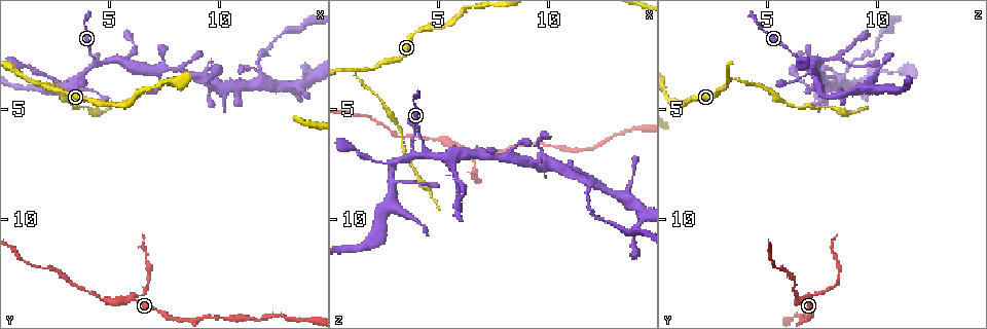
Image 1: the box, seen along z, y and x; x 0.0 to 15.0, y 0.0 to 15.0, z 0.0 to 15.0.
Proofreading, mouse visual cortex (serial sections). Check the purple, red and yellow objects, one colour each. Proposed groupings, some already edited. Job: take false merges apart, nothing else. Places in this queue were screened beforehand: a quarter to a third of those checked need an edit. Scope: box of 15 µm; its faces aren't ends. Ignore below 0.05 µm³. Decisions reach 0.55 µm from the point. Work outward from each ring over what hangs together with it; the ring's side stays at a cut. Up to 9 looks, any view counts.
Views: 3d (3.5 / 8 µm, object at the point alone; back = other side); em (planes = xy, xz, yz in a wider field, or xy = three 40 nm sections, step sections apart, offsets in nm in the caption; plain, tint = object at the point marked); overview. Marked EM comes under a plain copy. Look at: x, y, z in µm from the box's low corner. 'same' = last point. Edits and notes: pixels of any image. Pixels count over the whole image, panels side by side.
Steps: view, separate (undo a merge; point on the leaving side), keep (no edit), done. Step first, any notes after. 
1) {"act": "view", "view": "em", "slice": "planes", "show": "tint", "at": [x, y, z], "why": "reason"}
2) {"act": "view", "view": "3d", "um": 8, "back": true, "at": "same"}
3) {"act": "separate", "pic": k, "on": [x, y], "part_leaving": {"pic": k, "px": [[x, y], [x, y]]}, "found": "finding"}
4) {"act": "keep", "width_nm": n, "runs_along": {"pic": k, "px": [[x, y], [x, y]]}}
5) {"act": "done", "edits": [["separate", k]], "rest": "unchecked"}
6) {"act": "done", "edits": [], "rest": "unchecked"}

{"act": "view", "view": "3d", "um": 3.5, "back": true, "at": [1.4, 3.7, 3.1], "why": "branch point"}

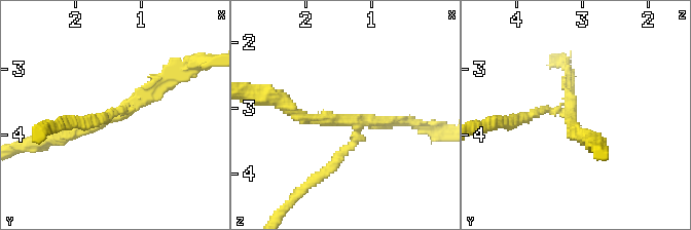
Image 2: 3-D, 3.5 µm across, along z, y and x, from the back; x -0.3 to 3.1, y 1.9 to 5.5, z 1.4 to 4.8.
{"act": "view", "view": "em", "slice": "xy", "step": 5, "show": "tint", "at": [1.30, 3.70, 3.15], "arms": 3, "arm_widths_nm": [150, 150, 200], "why": "shape alone is not enough"}

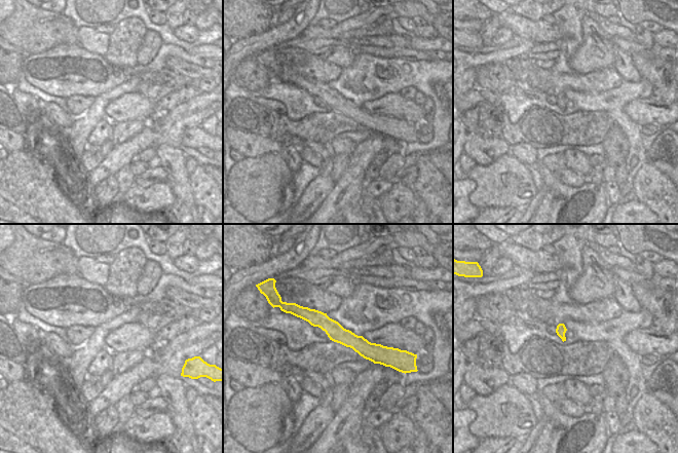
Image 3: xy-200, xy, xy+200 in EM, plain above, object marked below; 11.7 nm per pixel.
{"act": "separate", "pic": 2, "on": [334, 159], "part_leaving": {"pic": 2, "px": [[357, 132], [340, 159], [290, 201]]}, "found": "a second cell is stuck on"}

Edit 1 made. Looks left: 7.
{"act": "view", "view": "3d", "um": 3.5, "at": [4.4, 2.8, 6.8], "why": "a fork"}

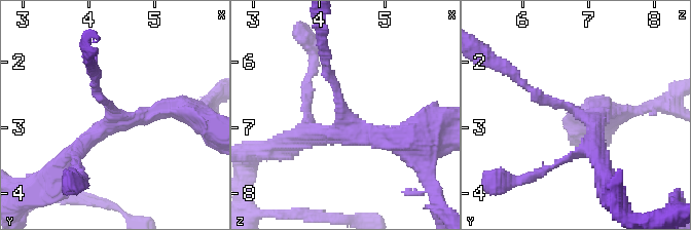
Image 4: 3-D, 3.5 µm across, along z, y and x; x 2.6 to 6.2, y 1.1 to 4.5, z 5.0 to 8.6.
{"act": "view", "view": "em", "slice": "planes", "show": "tint", "at": [4.40, 2.80, 6.85], "why": "now the EM"}

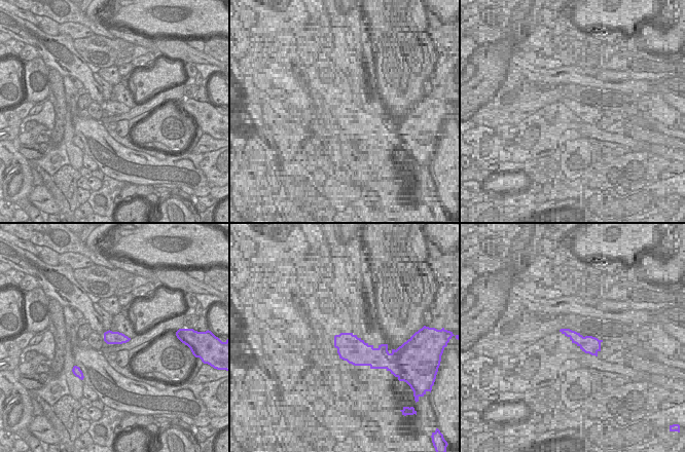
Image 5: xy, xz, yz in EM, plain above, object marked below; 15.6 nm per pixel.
{"act": "keep", "arms": 3, "arm_widths_nm": [150, 250, 250], "runs_along": {"pic": 4, "px": [[326, 64], [351, 123], [401, 142]]}, "found": "all the same cell"}

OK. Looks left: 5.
{"act": "view", "view": "3d", "um": 8, "at": [2.9, 4.1, 7.3], "why": "three-way junction"}

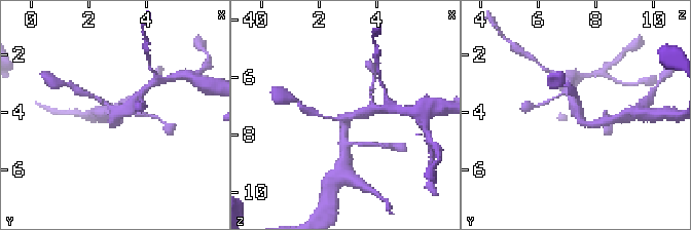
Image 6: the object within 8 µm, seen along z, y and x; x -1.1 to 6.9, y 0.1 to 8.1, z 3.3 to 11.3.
{"act": "view", "view": "em", "slice": "xy", "step": 1, "show": "tint", "at": [3.0, 4.0, 7.3], "arms": 3, "arm_widths_nm": [150, 250, 300], "why": "now the EM"}

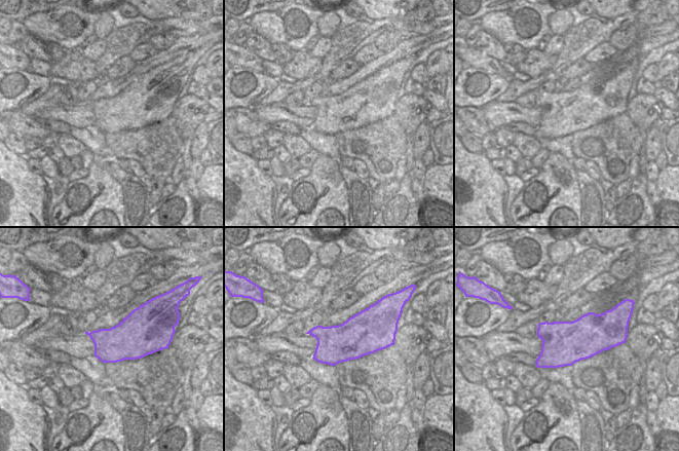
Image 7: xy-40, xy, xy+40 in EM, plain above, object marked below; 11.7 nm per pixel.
{"act": "keep", "runs_along": {"pic": 6, "px": [[571, 93], [584, 123], [602, 123]]}, "found": "continuous, no second cell"}

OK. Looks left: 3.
{"act": "view", "view": "3d", "um": 3.5, "at": [12.0, 3.7, 8.4], "why": "three-way junction"}

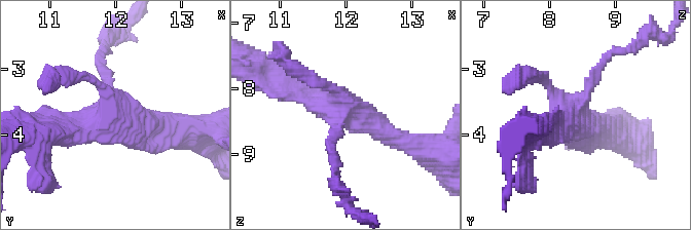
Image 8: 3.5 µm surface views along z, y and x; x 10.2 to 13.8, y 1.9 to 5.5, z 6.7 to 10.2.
{"act": "view", "view": "em", "slice": "xy", "step": 3, "show": "tint", "at": [11.95, 3.65, 8.30]}

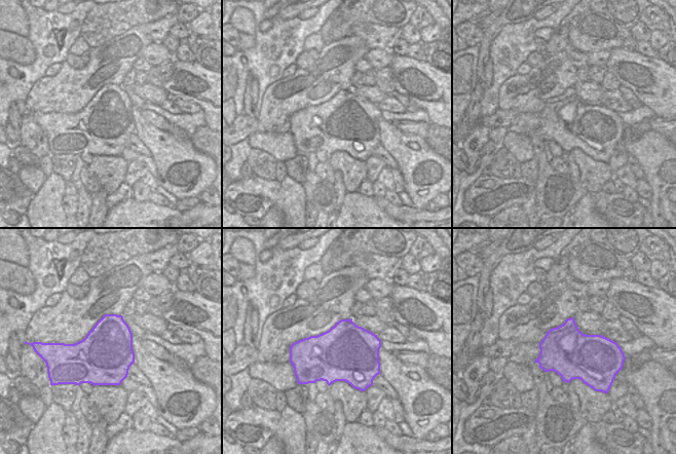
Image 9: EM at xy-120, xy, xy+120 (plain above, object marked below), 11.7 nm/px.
{"act": "keep", "width_nm": 700, "runs_along": {"pic": 8, "px": [[284, 79], [400, 140]]}, "found": "continuous, no second cell"}

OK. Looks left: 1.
{"act": "done", "edits": [["separate", 2]], "rest": "unchecked"}

